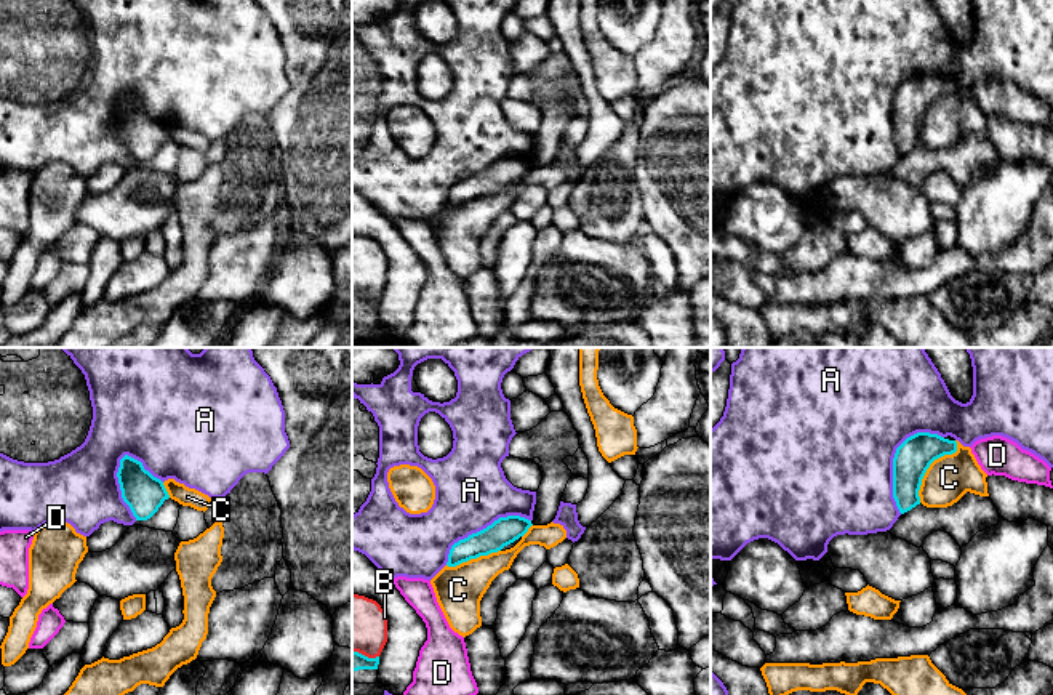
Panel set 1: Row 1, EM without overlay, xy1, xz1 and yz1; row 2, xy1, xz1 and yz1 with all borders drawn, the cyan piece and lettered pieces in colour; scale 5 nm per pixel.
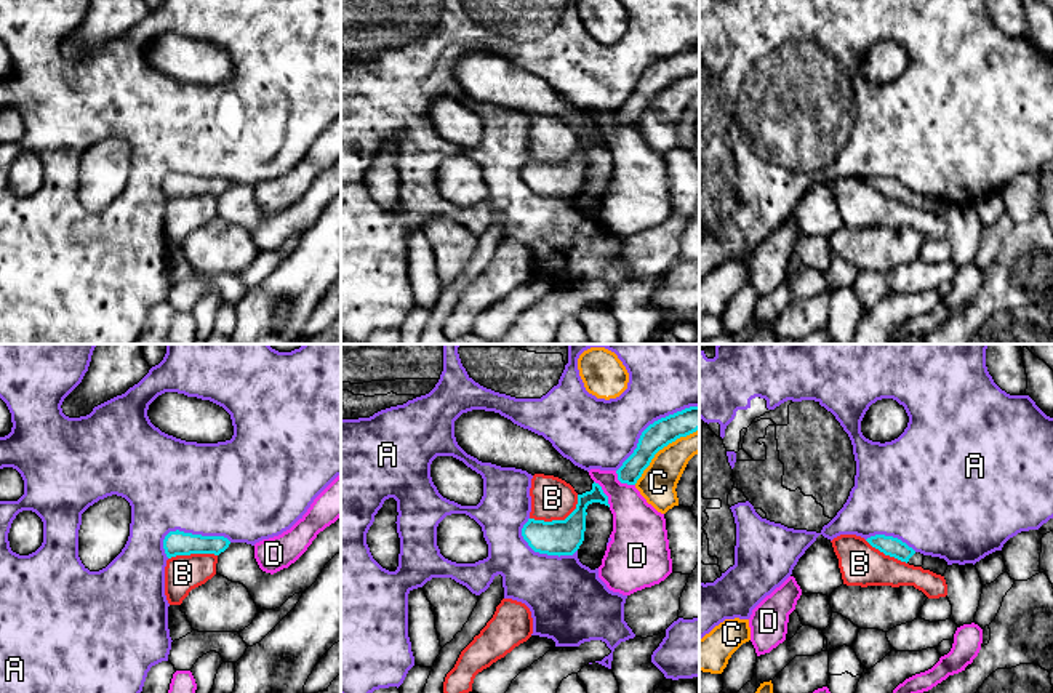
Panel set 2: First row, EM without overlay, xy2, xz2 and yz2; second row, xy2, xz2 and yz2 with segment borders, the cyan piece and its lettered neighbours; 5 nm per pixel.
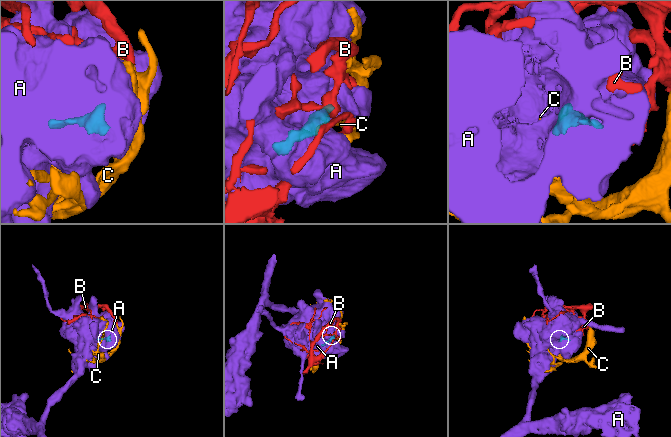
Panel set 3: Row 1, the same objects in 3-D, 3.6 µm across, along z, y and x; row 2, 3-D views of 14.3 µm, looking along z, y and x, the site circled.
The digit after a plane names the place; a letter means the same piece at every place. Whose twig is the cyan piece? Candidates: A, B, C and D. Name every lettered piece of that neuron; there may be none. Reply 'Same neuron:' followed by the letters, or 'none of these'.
Same neuron: B

